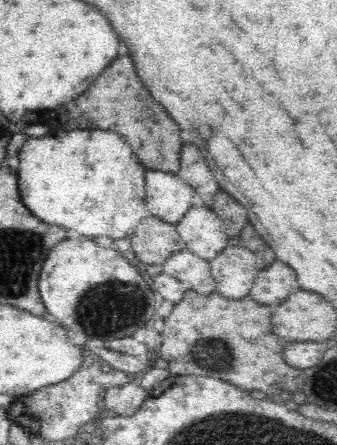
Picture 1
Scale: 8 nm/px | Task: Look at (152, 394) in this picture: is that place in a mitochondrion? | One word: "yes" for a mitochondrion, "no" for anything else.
no

